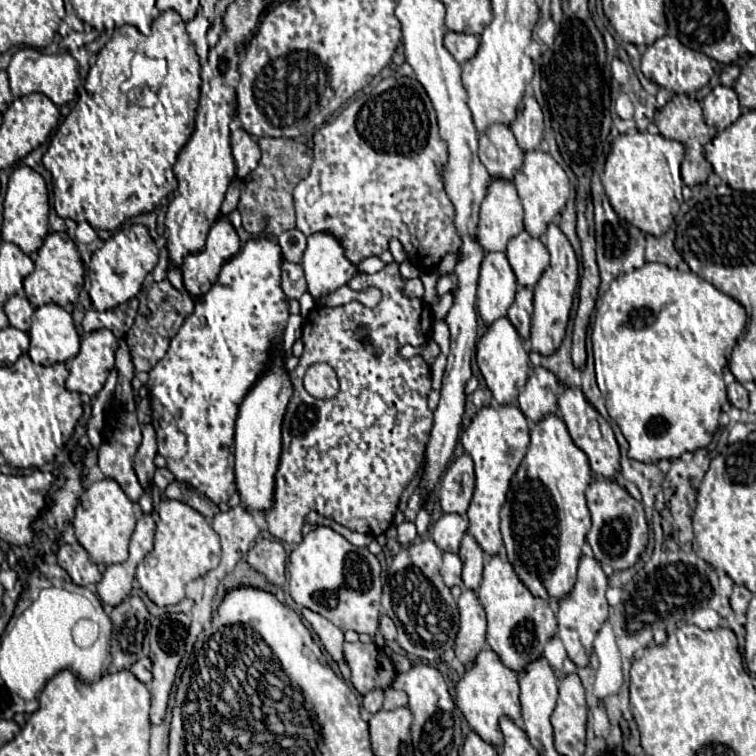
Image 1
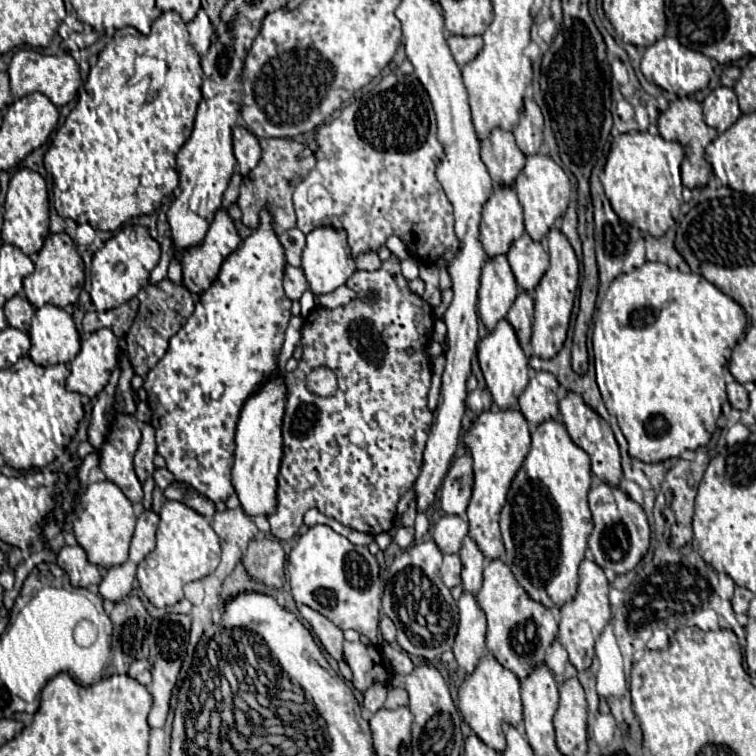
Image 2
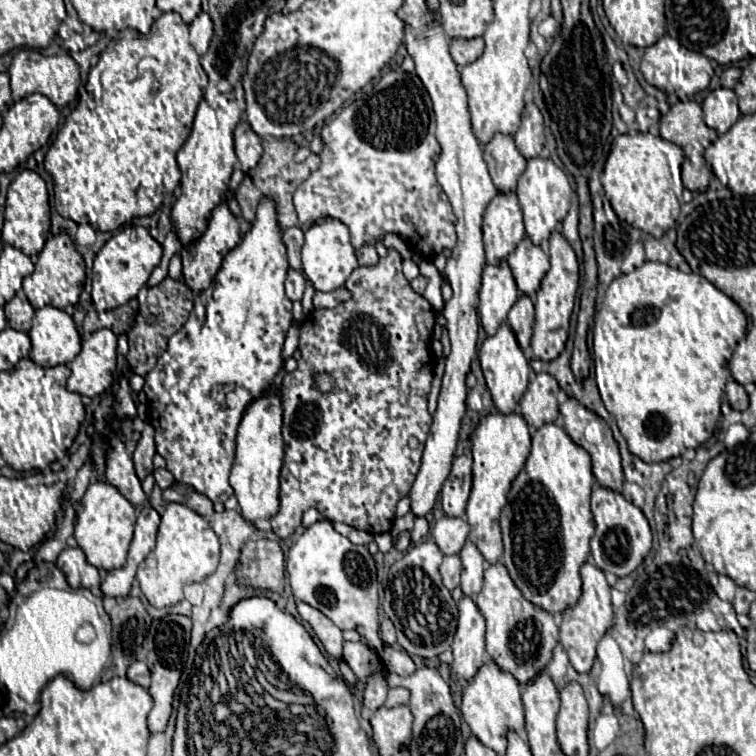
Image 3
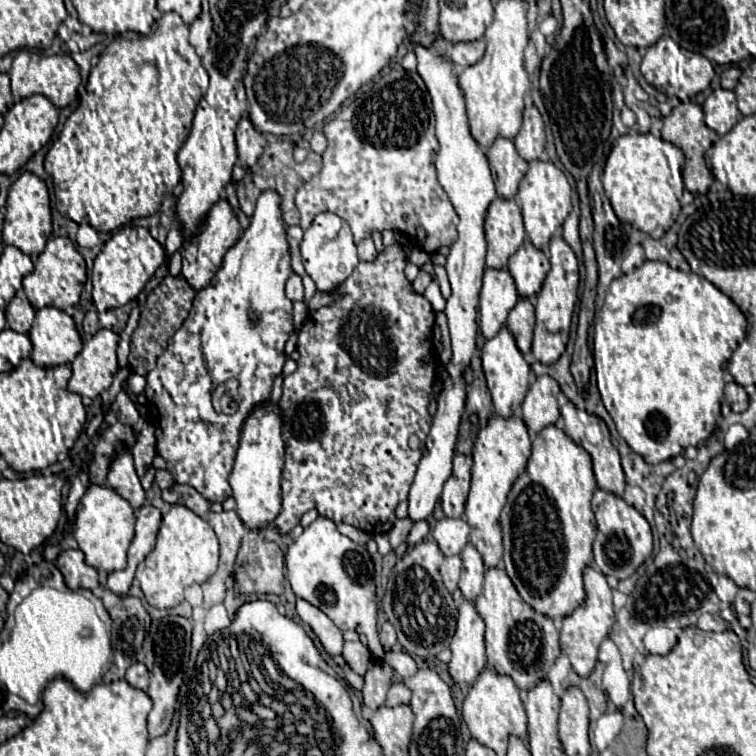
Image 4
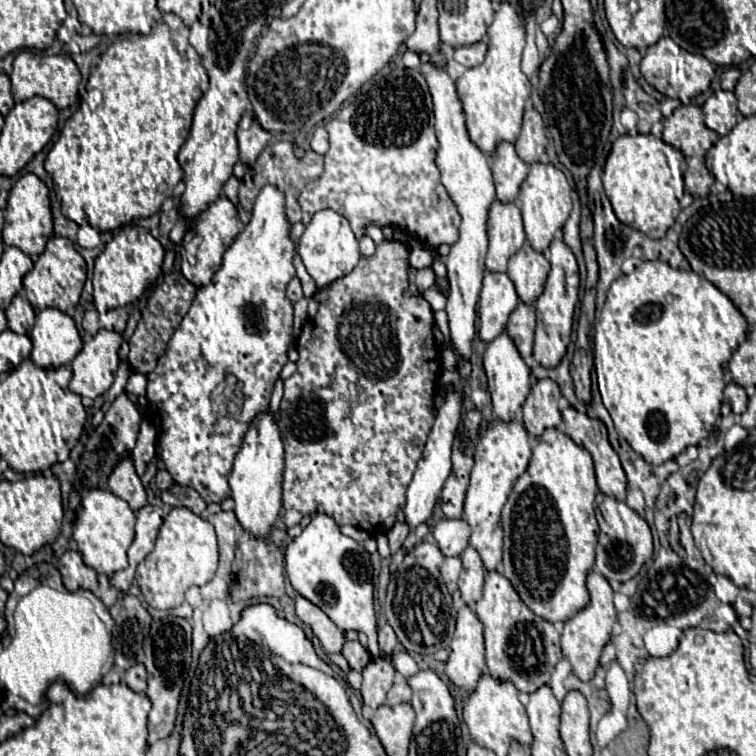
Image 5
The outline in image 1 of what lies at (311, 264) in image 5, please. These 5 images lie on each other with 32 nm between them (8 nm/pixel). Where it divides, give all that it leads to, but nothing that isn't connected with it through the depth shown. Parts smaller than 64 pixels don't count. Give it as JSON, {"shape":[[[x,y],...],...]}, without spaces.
{"shape":[[[322,232],[308,238],[302,268],[308,282],[308,292],[316,302],[348,284],[358,272],[354,264],[348,264],[340,242],[332,240],[332,236],[324,236]]]}

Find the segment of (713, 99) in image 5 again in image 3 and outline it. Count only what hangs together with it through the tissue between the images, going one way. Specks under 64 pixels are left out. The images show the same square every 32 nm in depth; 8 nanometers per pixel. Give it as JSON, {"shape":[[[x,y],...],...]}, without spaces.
{"shape":[[[728,88],[712,90],[706,96],[702,108],[704,108],[706,124],[710,128],[716,128],[718,134],[724,134],[740,118],[736,94],[734,90],[728,90]]]}

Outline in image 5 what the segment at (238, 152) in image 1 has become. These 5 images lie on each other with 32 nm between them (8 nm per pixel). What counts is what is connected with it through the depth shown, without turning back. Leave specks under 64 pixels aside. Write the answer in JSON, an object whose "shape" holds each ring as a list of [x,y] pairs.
{"shape":[[[246,112],[238,124],[236,130],[238,146],[240,146],[240,162],[246,166],[252,166],[260,152],[264,150],[266,142],[272,138],[270,132],[264,132],[256,120],[252,120],[252,112]]]}

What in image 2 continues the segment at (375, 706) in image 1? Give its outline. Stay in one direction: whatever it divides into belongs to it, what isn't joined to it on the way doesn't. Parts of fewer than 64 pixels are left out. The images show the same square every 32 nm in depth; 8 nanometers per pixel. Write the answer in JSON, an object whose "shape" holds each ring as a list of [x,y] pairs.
{"shape":[[[374,684],[372,688],[368,688],[366,692],[364,692],[364,708],[368,708],[370,712],[376,712],[376,710],[380,710],[382,708],[382,704],[384,704],[384,700],[386,700],[386,686],[384,684]]]}

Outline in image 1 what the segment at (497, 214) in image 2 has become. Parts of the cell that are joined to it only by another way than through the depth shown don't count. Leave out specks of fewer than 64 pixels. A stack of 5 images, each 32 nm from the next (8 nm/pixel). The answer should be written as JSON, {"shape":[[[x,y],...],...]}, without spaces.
{"shape":[[[490,178],[486,198],[480,204],[480,246],[486,252],[506,252],[508,240],[522,230],[522,202],[514,182],[506,178]]]}

